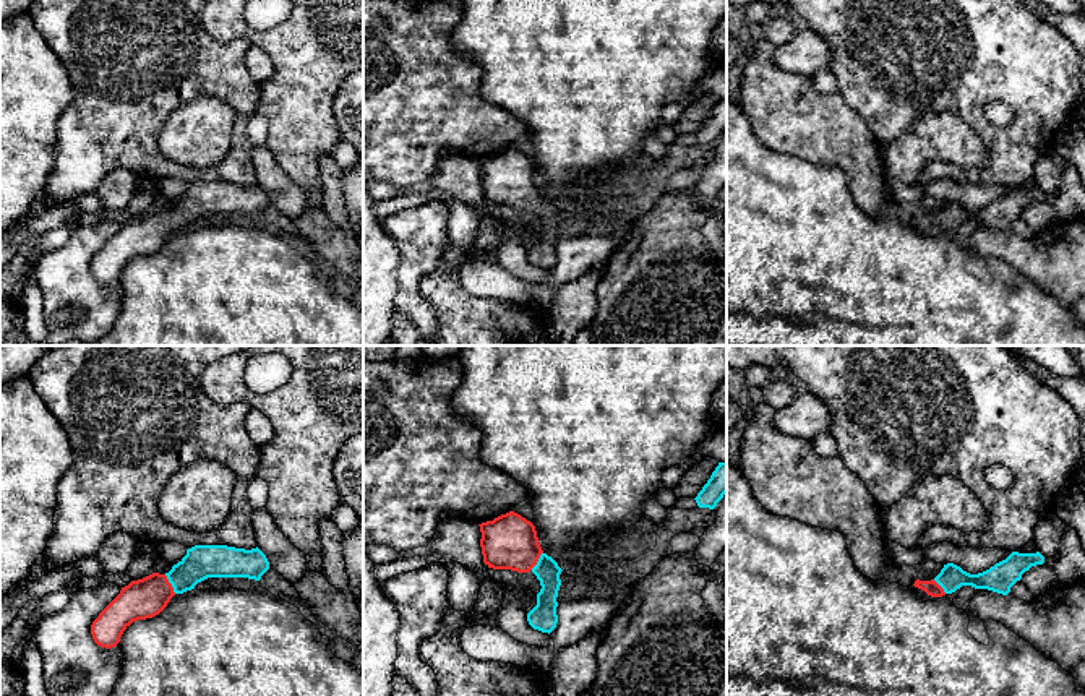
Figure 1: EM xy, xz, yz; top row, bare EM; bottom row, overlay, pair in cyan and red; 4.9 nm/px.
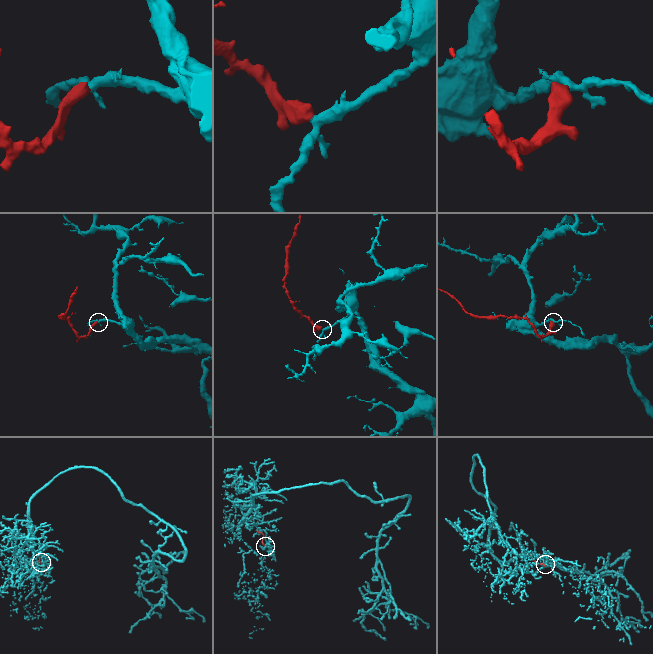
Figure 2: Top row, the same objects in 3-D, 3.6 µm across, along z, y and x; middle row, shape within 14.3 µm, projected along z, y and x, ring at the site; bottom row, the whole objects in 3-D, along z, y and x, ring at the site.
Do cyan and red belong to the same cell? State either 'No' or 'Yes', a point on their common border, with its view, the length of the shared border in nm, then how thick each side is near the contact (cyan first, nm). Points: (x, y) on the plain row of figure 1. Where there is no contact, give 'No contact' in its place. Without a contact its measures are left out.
Yes. Touches cyan at xy (171, 219). Shared border 110 nm. Thickness 170 nm (cyan) against 200 nm

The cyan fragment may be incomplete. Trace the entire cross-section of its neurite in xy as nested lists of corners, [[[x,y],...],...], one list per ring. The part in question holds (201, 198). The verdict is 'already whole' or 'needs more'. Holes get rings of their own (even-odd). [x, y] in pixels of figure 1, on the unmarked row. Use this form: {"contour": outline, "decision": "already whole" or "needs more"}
{"contour": [[[195,182],[169,209],[152,209],[122,224],[92,258],[92,276],[101,284],[115,284],[133,258],[159,251],[175,230],[191,227],[208,214],[259,217],[268,206],[269,198],[258,183],[245,187],[227,182]]], "decision": "needs more"}

